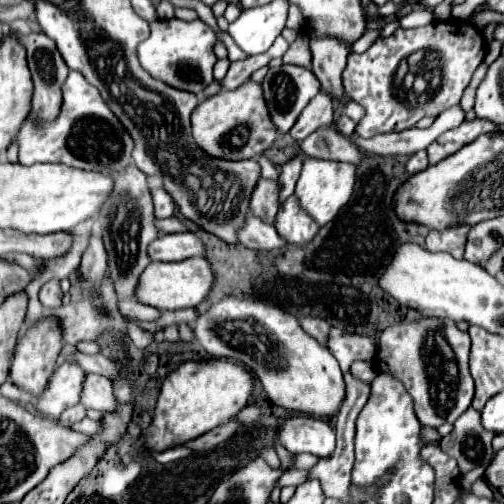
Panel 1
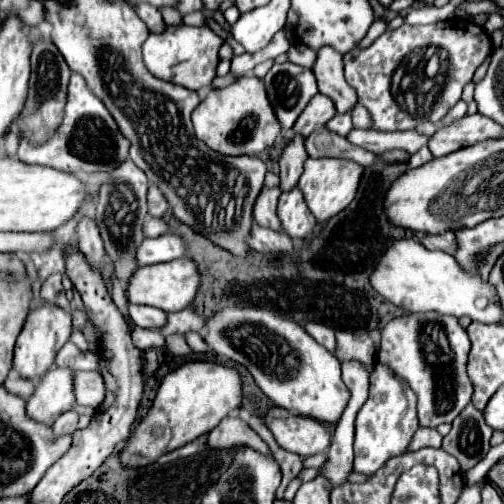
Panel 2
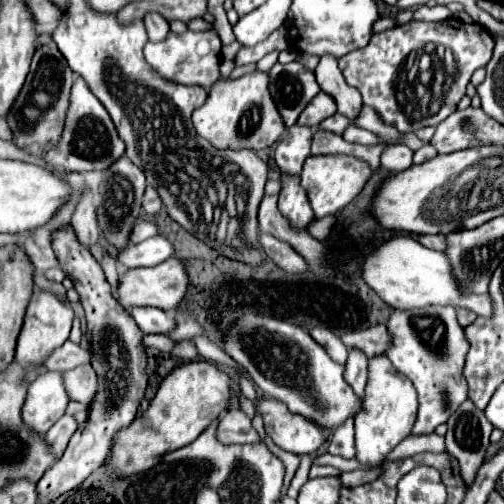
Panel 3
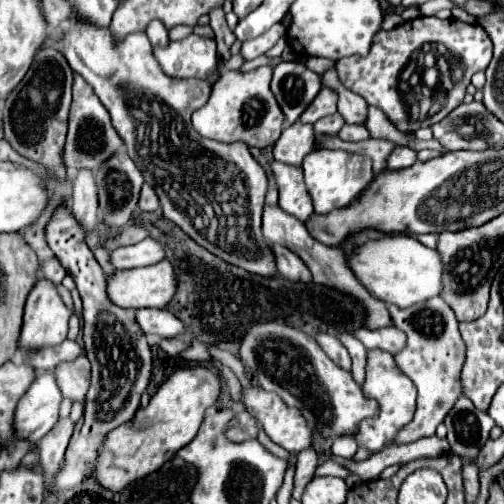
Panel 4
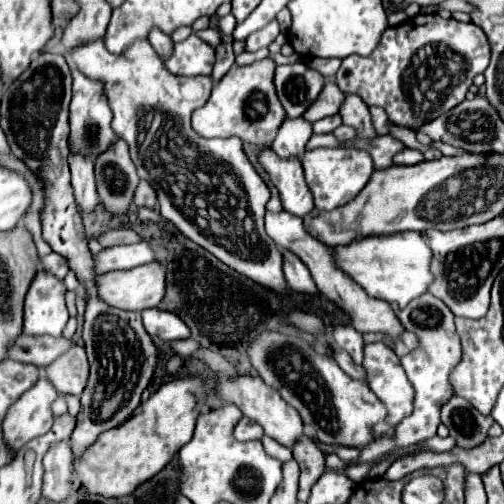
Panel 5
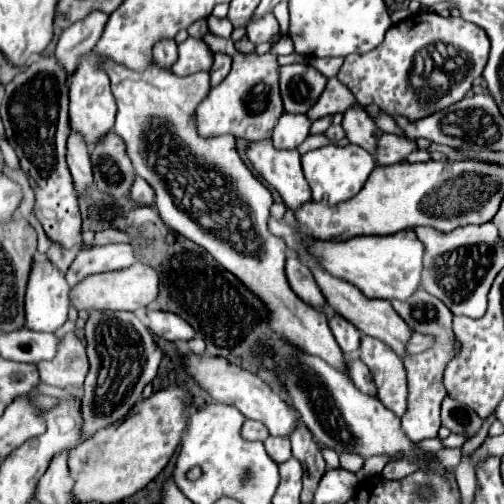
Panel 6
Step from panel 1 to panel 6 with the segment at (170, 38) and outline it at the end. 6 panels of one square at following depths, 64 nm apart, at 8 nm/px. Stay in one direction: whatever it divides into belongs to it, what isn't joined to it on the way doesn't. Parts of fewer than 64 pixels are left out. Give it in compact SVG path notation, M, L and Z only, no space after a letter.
M186 38L182 44L178 44L178 54L178 62L172 66L176 76L190 76L212 66L212 56L204 40Z

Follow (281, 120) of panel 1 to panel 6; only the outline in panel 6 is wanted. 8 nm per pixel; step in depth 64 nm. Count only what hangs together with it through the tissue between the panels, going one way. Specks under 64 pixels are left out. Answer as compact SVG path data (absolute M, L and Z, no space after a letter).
M292 64L280 68L280 92L286 112L308 112L324 92L328 78L310 64Z

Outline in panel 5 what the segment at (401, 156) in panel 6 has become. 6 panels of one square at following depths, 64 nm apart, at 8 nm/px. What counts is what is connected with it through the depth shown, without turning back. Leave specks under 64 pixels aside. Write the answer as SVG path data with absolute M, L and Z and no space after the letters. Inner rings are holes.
M313 134L306 145L306 150L314 150L320 147L341 147L336 137L332 134ZM386 134L386 136L378 136L378 138L374 138L374 140L350 140L350 142L346 142L344 146L364 148L364 150L372 156L376 170L392 166L392 158L406 148L400 140L396 140L396 138L388 136L388 134Z

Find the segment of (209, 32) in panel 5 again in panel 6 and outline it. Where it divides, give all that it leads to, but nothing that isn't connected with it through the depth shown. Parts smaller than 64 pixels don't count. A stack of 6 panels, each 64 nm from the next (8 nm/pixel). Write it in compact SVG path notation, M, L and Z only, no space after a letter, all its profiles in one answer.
M206 34L204 42L208 46L216 46L216 52L230 54L232 58L232 70L226 76L226 80L212 88L208 96L200 102L196 114L198 114L198 132L202 136L220 136L220 134L232 134L236 138L244 138L248 142L264 140L272 136L272 128L276 126L276 120L280 118L282 98L280 98L280 76L278 76L278 60L272 52L266 54L242 54L234 48L232 40L224 40L214 34Z

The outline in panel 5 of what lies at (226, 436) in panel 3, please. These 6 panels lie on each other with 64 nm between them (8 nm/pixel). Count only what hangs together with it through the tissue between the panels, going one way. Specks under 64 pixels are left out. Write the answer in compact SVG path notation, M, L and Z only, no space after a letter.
M242 418L240 424L238 424L236 430L234 430L234 436L236 436L238 440L260 440L260 438L264 436L264 430L262 430L262 426L256 424L254 420Z

